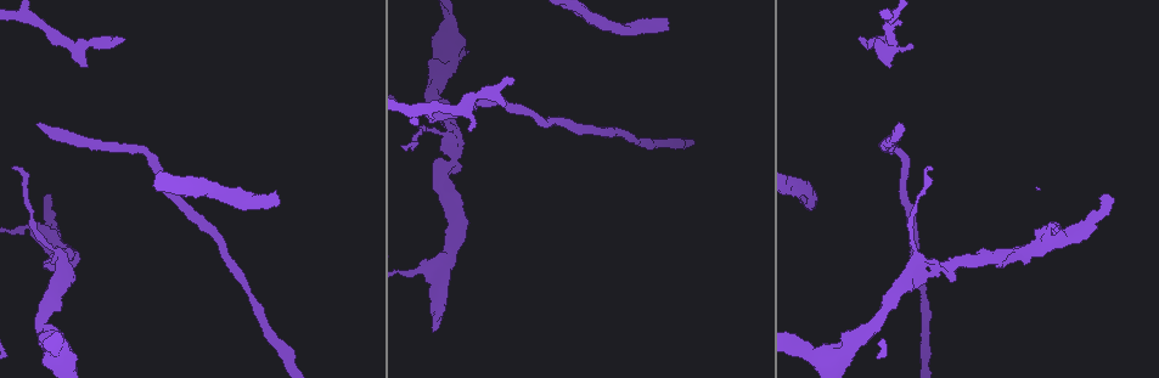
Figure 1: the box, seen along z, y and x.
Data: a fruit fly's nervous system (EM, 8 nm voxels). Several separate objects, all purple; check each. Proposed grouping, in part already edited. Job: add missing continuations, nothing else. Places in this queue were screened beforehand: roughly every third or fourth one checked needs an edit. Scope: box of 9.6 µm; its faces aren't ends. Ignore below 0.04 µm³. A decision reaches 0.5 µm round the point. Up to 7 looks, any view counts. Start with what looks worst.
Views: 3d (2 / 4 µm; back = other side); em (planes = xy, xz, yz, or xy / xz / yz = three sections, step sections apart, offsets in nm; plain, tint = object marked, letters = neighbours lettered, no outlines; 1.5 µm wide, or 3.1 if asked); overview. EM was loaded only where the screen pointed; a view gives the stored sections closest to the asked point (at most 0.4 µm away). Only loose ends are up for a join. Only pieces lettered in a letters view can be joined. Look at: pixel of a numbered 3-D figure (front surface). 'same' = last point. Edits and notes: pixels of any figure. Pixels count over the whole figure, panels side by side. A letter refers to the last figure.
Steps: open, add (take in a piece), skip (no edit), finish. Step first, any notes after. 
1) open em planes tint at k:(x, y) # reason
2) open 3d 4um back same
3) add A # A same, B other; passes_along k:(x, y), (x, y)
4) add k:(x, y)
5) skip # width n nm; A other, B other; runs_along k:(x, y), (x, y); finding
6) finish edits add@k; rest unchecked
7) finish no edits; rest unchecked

open em planes letters at 1:(277, 200) # an open end

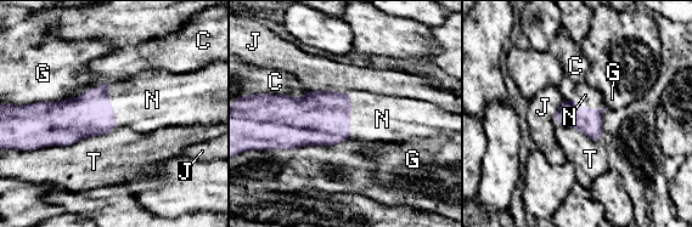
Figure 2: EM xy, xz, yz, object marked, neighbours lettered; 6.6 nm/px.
add N # C other, G other, J other, N same, T other; passes_along 2:(320, 118), (349, 115), (382, 119); the neuron continues

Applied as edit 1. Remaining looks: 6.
open em yz step 4 tint at 1:(124, 38)

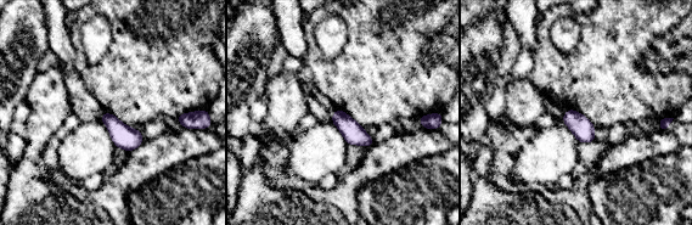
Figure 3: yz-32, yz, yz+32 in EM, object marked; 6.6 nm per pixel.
open em yz step 4 letters same

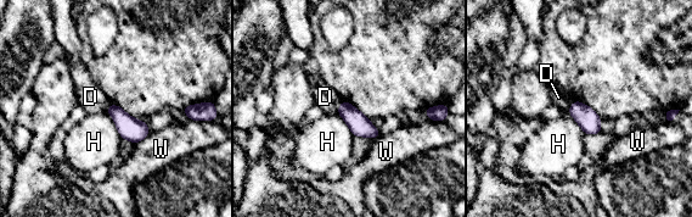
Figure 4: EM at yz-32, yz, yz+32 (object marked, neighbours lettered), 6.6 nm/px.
skip # D other, H other, W other; border 4:(106, 111), (122, 138); no lettered piece goes on from it

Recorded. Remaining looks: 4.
open 3d 2um back at 1:(896, 127) # an open end

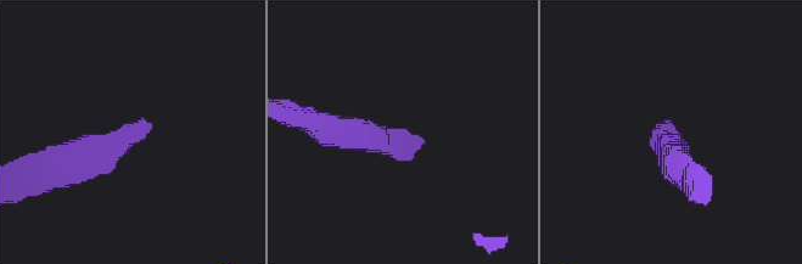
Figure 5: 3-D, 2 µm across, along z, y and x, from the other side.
open em planes letters at 5:(673, 126)

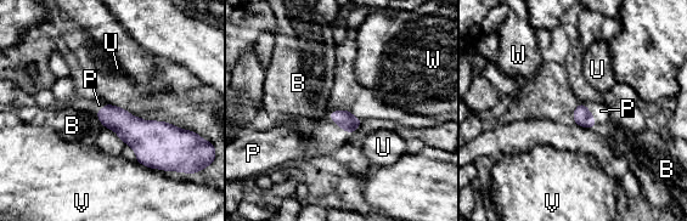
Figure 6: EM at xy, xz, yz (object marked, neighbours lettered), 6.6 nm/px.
add P # width 120 nm; B other, P same, U other, V other, W other; passes_along 6:(347, 122), (339, 126), (327, 137); the neuron continues

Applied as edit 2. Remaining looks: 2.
finish edits add@2, add@6; rest unchecked

